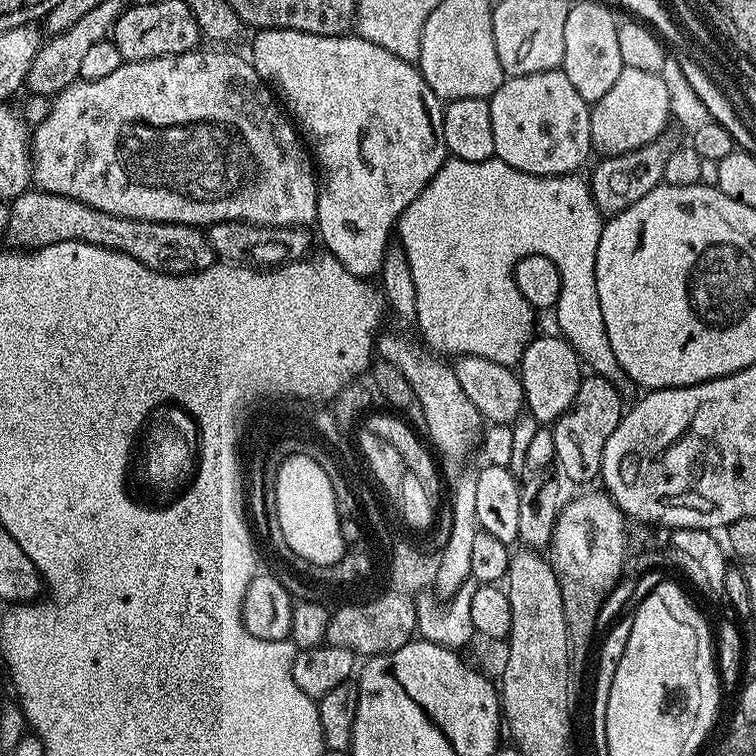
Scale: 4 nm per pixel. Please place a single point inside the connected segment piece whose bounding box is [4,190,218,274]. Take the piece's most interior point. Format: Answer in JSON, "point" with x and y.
{"point":[36,219]}

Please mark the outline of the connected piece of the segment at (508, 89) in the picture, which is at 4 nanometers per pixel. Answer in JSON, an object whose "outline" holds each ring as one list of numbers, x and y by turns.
{"outline":[[562,70,513,76,505,79,498,91,488,100,488,105,490,106,490,123,492,129,494,129,495,159,506,162,506,166,514,166,514,170,522,170,526,174,534,174,535,176,567,176,579,173,581,171,580,167,587,162,588,155,593,155,594,149,592,147,592,139,590,138,590,118,592,114,589,101,584,100,582,94,578,94,578,90,574,90,570,78,566,78,566,74]]}

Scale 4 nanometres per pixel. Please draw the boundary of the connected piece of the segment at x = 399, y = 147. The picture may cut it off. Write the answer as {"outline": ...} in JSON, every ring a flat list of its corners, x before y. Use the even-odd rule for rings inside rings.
{"outline":[[262,28,253,36,256,37,252,40,250,62,254,66,254,70,264,79,265,84,271,86,278,93,283,107,290,113,291,119,298,125,299,131,306,137,307,143,314,153,314,160,318,165,319,175,322,177,322,183,318,188,320,197,314,224,315,227,320,227,320,236,324,239,325,246,328,247,325,249,334,258,338,258,338,262,342,262,342,266,346,266,346,270,350,270,350,274,365,278,375,277,383,266,384,252,390,247,388,235,391,234,392,227,395,224,397,227,398,221,410,206,410,202,414,202,414,198,418,198,422,194,422,190,432,181,434,174,438,174,438,170,444,165,445,160,449,159,450,153,442,136,444,104,440,97,434,94,434,90,430,90,430,86,425,82,424,75,421,74,416,64,408,64,402,58,390,54,390,50,382,50,382,46,374,46,374,42,363,40,358,35,319,36,318,34,302,34,298,30]]}

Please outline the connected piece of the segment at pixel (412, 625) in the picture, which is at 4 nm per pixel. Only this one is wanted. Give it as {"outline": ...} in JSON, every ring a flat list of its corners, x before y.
{"outline":[[393,590,365,604,348,604,328,618,328,644,349,648,357,657,371,658,406,646,417,635,416,602,411,595]]}

